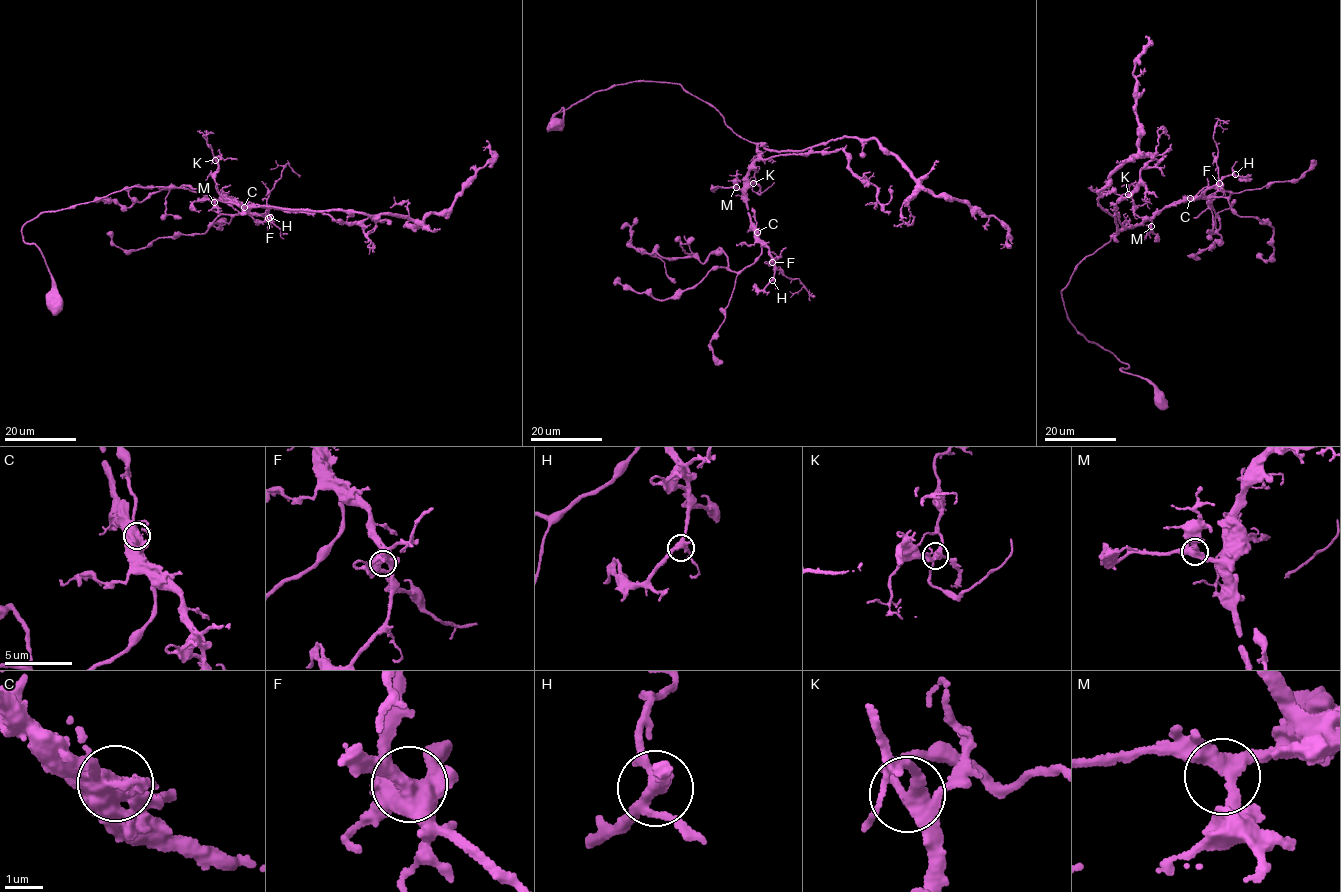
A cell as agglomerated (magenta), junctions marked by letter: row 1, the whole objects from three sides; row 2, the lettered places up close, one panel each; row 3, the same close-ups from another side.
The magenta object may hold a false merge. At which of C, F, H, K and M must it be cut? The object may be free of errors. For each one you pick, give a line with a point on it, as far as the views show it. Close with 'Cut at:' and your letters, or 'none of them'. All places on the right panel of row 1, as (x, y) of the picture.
C: place (1190, 198)
Cut at: C

